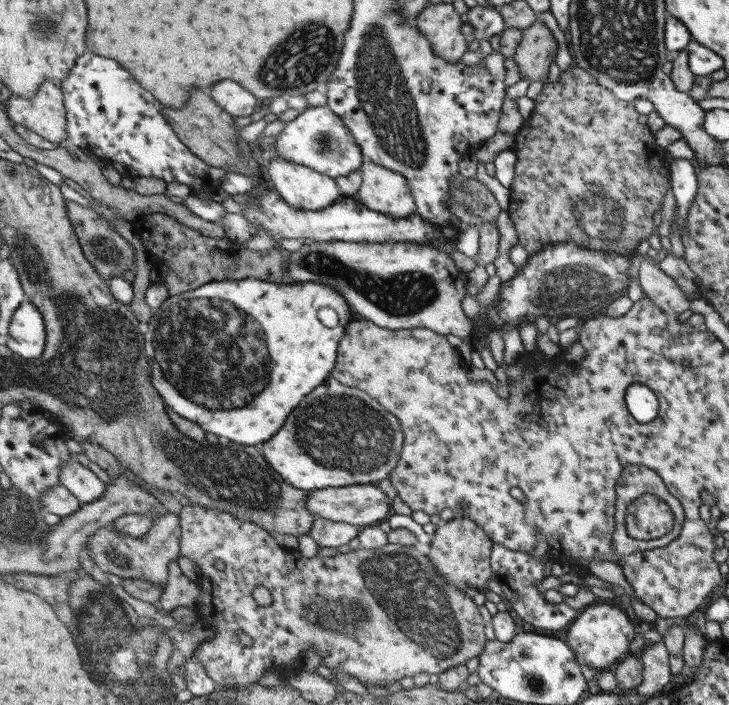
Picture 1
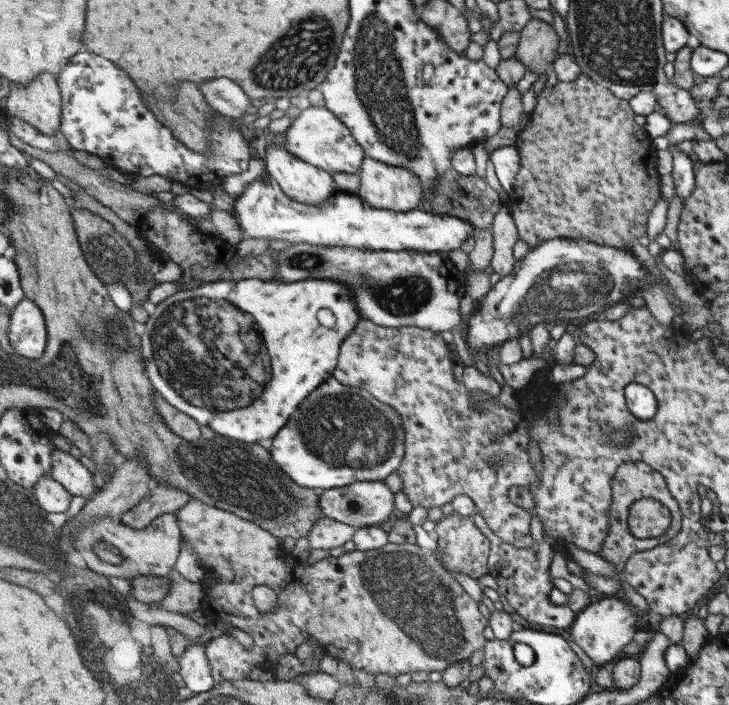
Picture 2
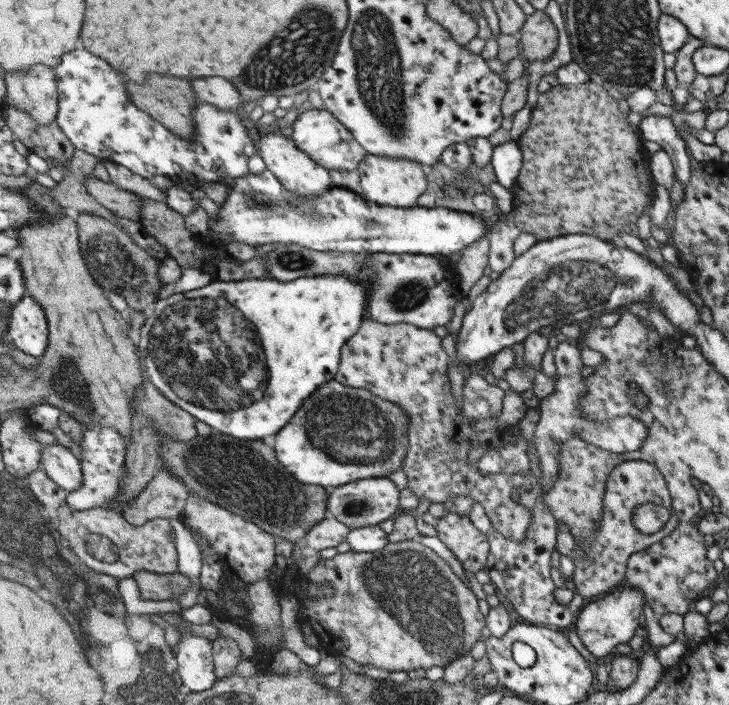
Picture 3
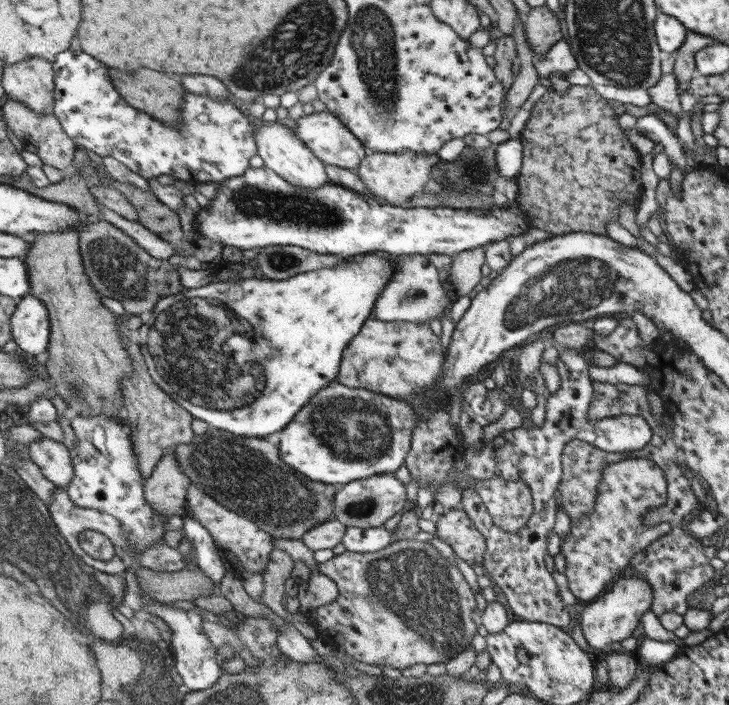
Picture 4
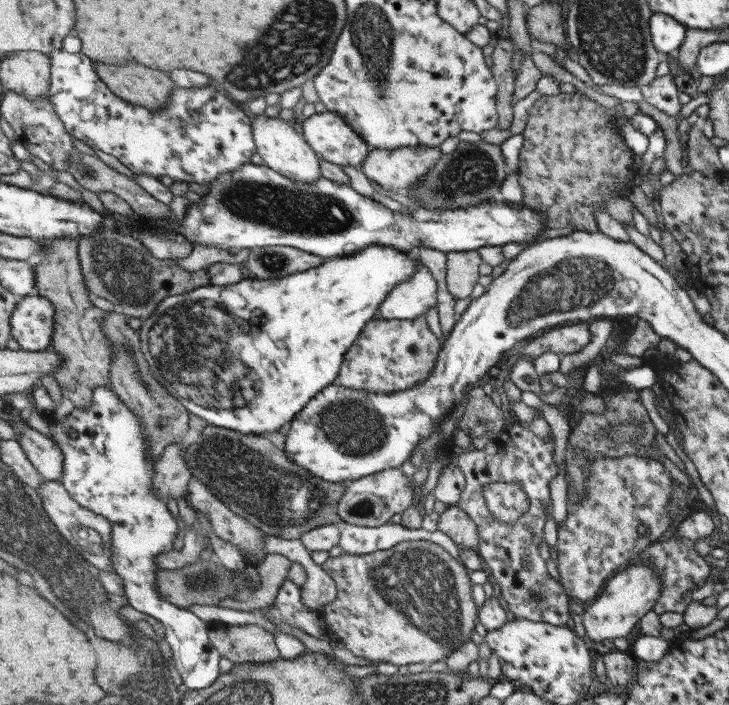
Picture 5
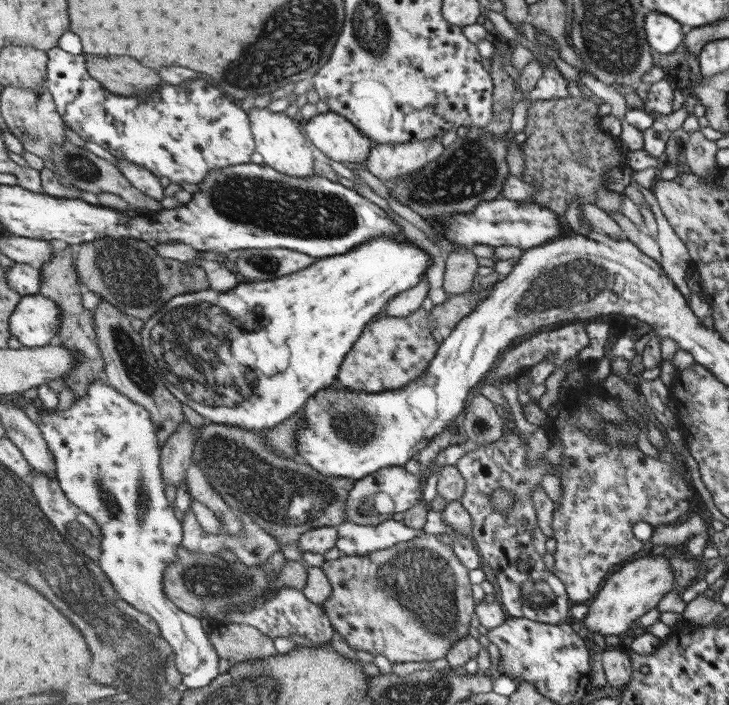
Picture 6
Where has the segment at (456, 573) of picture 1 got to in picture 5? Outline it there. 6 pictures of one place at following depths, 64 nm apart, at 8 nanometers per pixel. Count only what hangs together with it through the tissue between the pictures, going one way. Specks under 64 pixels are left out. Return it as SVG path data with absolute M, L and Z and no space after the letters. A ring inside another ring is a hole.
M457 506L447 508L441 516L437 516L437 532L441 532L445 538L455 542L457 552L475 552L477 556L481 554L481 542L483 538L479 536L479 530L471 522L471 516L467 512L461 512Z

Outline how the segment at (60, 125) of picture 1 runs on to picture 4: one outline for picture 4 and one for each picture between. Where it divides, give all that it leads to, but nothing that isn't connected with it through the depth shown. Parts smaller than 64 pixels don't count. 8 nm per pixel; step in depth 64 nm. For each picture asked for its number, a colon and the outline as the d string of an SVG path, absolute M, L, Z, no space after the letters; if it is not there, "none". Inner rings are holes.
2: M43 74L35 86L13 86L7 98L7 116L25 120L47 136L63 132L63 90L59 88L59 78Z
3: M37 66L29 74L7 74L9 96L5 98L5 106L27 112L39 126L53 126L59 120L61 98L59 98L59 76L51 66Z
4: M31 58L31 62L21 62L17 66L7 66L3 84L7 86L7 94L11 100L27 104L31 110L35 110L39 116L51 116L55 114L55 66L49 60L43 58Z

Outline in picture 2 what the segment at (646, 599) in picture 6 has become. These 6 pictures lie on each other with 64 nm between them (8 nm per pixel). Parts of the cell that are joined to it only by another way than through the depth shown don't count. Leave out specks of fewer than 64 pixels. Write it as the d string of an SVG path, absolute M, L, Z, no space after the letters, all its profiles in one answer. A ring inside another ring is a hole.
M613 596L603 598L595 604L589 604L581 612L577 612L577 618L571 622L569 628L569 638L573 644L577 644L585 656L595 664L595 666L605 666L609 662L615 662L623 656L623 648L633 642L633 636L637 634L637 622L635 616L631 614L631 604L627 606L621 600L615 600Z

